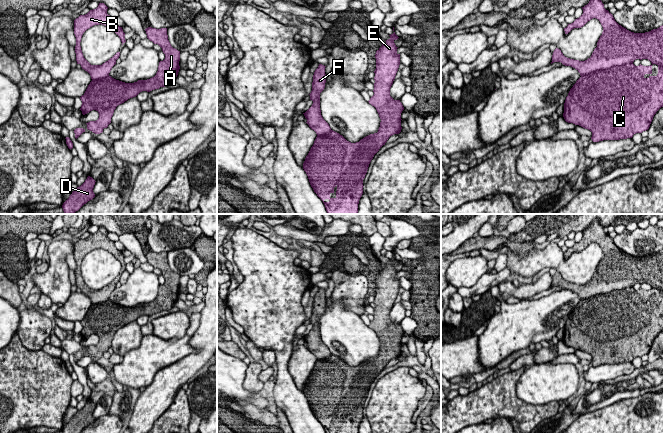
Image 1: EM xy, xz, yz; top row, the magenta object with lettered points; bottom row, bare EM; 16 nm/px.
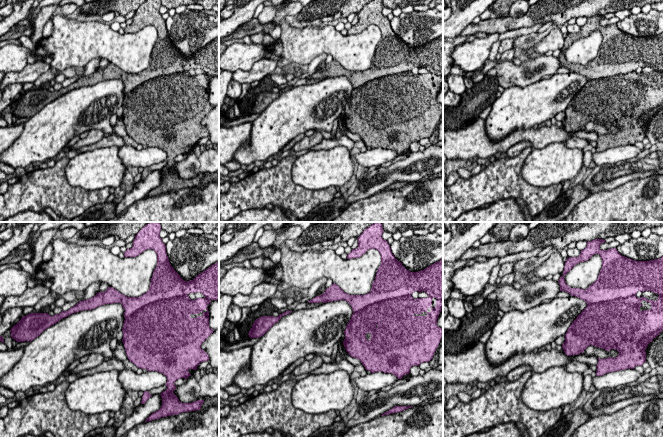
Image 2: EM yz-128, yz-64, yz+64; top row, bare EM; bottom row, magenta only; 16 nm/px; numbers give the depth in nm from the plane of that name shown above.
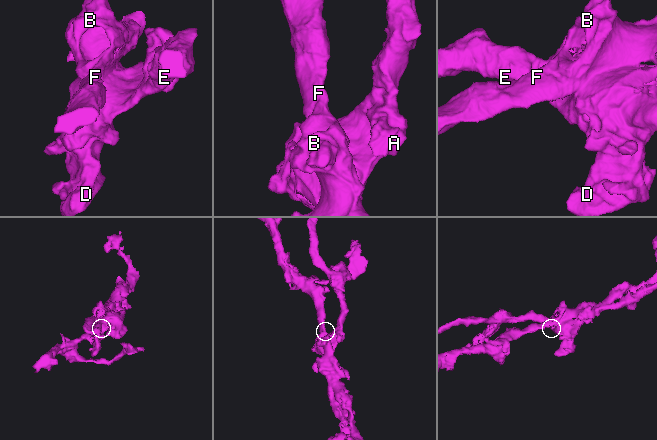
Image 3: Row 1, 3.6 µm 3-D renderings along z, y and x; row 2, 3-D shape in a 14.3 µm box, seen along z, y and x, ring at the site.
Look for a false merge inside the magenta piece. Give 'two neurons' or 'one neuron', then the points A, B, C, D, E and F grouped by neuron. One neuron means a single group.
two neurons | A C D E / B F

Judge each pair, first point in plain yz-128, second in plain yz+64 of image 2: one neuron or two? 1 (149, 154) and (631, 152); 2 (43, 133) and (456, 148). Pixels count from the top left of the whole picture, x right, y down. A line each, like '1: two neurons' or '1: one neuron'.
1: one neuron
2: two neurons

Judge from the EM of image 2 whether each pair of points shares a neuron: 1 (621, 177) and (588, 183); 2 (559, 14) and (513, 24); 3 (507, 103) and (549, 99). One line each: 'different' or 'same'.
1: same
2: same
3: same

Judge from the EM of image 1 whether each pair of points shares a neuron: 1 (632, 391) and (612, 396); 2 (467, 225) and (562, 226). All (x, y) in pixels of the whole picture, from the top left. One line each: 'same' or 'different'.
1: same
2: different

